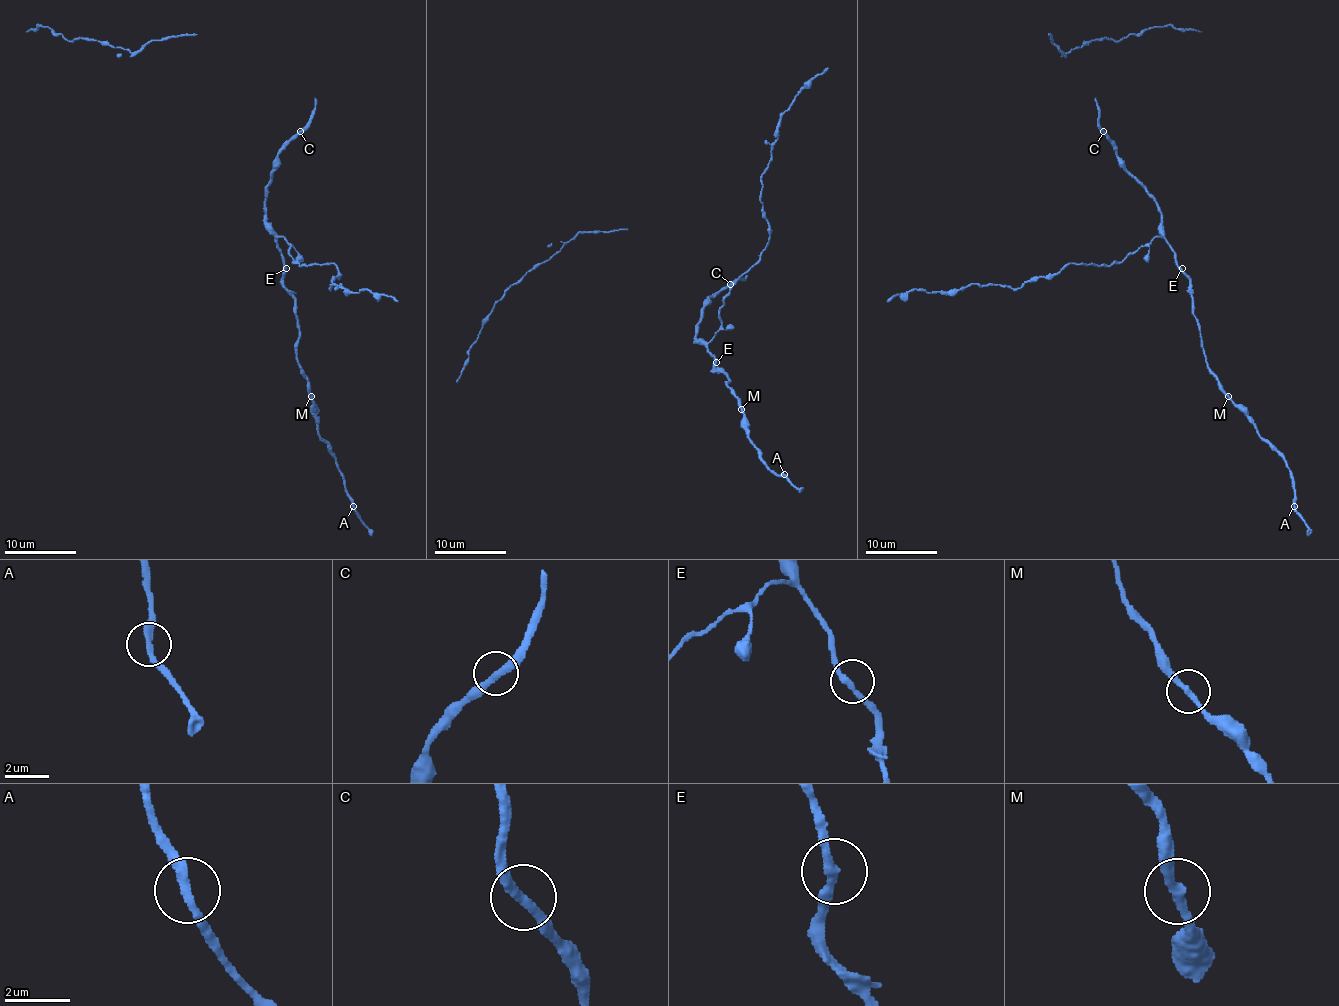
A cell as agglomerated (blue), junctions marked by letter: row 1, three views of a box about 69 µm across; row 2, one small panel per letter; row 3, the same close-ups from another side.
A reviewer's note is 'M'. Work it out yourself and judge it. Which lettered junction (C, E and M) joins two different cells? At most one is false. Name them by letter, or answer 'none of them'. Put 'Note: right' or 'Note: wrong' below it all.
none of them
Note: wrong

